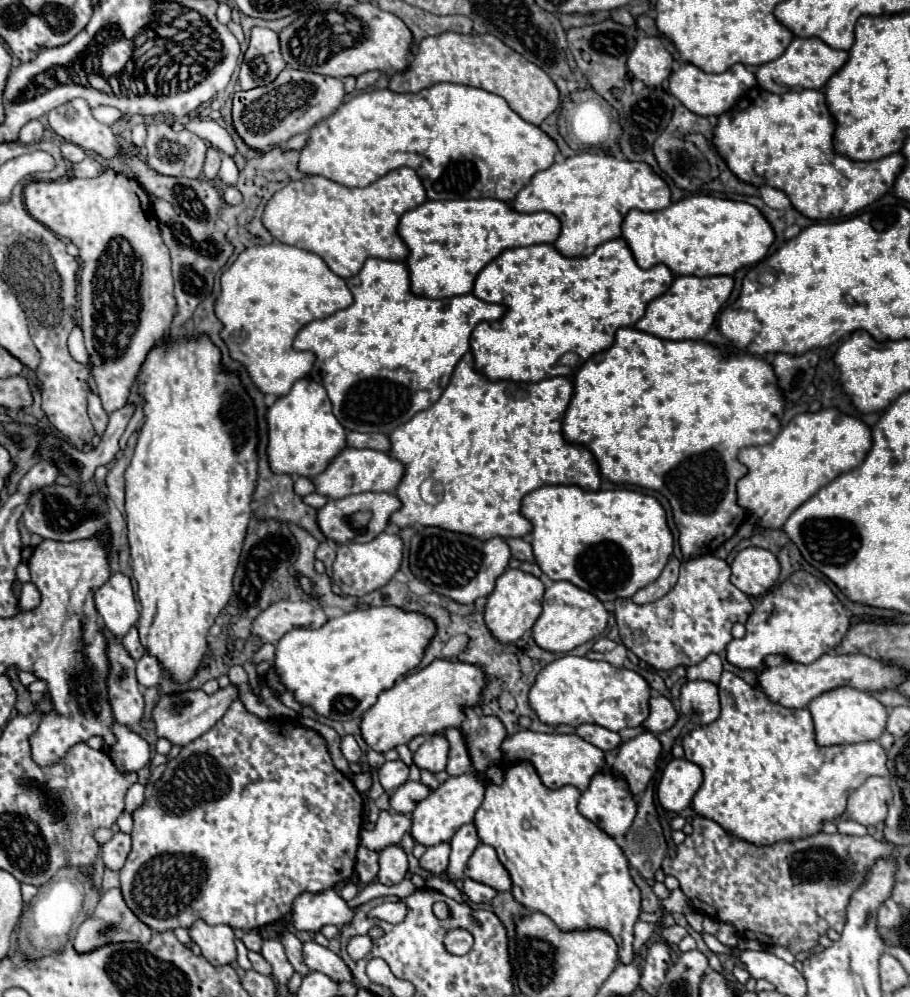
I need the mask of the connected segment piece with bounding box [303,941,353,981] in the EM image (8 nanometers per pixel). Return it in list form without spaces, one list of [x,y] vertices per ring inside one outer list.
[[[305,941],[303,943],[303,959],[311,971],[321,971],[333,977],[335,981],[351,981],[349,967],[341,961],[339,955],[333,951],[317,945],[315,941]]]

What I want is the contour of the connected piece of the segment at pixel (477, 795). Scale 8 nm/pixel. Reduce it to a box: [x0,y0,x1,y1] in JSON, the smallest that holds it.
[411,767,503,845]

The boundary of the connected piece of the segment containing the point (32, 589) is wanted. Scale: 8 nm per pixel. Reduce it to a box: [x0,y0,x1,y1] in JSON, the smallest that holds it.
[19,583,41,611]

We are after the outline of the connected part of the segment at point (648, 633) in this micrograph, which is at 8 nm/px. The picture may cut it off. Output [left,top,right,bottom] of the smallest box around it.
[615,555,753,671]

